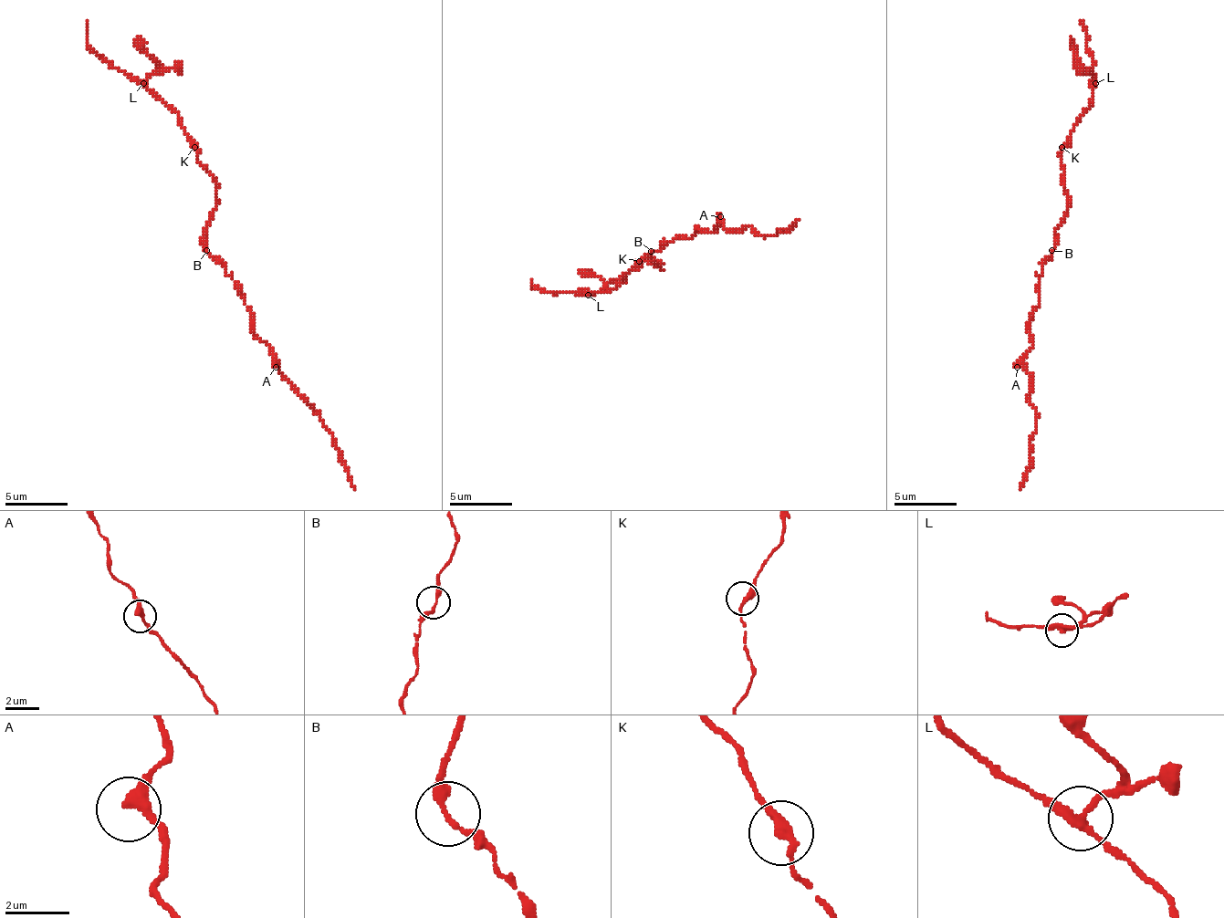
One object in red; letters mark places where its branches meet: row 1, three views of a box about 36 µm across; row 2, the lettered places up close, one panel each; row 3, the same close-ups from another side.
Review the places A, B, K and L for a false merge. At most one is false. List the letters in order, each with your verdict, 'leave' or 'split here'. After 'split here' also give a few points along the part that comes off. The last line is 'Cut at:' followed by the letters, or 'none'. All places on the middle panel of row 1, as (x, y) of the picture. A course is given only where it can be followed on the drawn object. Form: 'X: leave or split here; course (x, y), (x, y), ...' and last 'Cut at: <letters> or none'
A: leave
B: leave
K: leave
L: split here; course (588, 295), (604, 283), (581, 270)
Cut at: L

